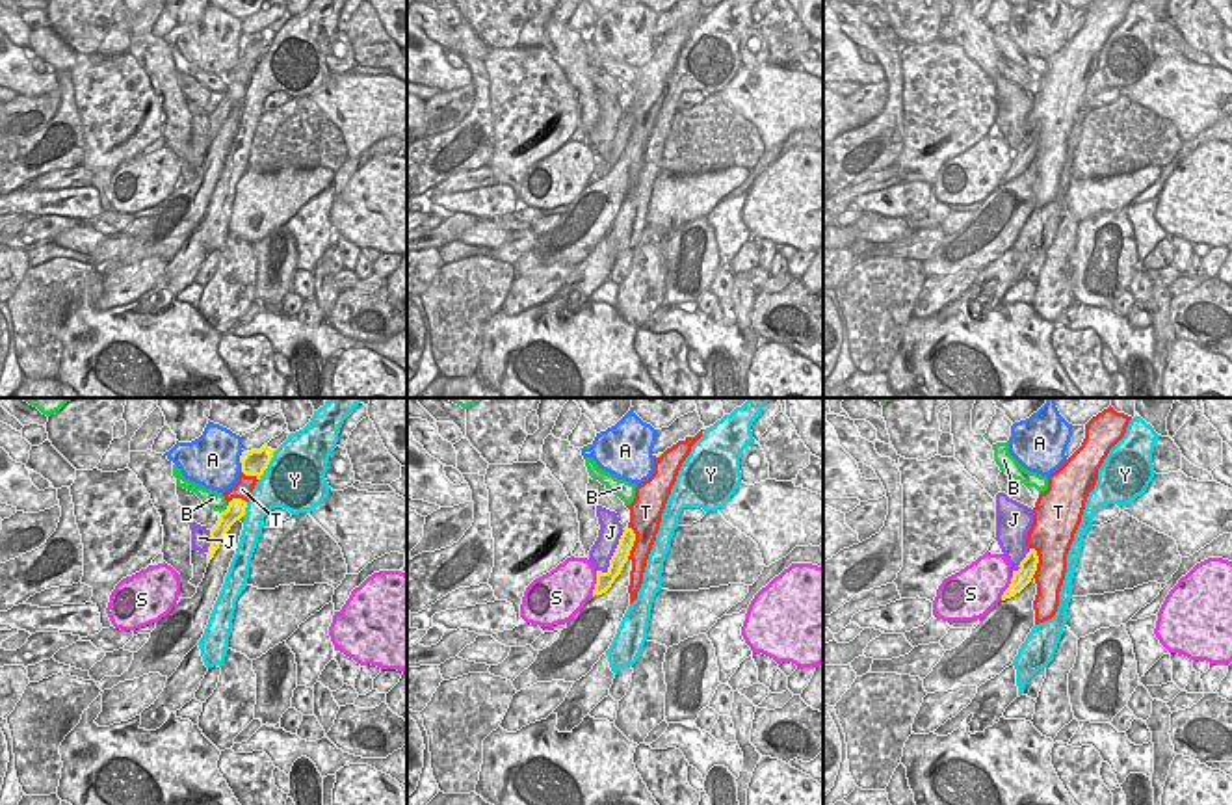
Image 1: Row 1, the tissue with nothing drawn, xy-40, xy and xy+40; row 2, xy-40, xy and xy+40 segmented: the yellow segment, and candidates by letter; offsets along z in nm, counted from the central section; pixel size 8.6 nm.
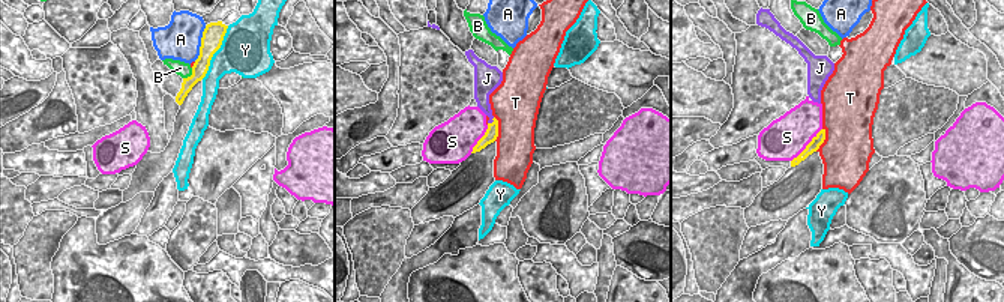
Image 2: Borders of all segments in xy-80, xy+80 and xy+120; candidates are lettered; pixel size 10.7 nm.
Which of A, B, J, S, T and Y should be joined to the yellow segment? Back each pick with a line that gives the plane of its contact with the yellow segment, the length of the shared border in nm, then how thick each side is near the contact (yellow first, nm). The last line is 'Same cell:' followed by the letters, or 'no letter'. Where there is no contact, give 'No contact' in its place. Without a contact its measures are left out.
Same cell: no letter

